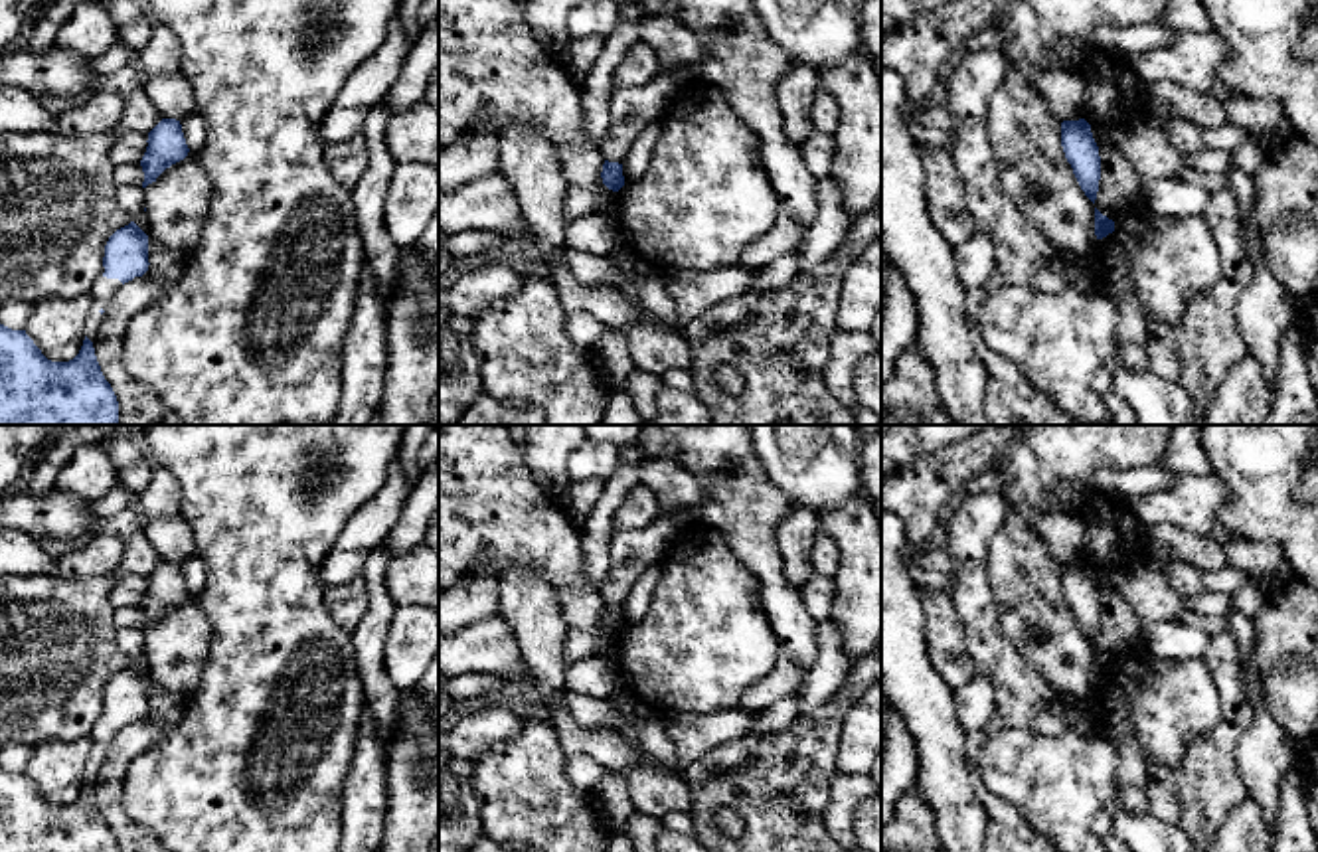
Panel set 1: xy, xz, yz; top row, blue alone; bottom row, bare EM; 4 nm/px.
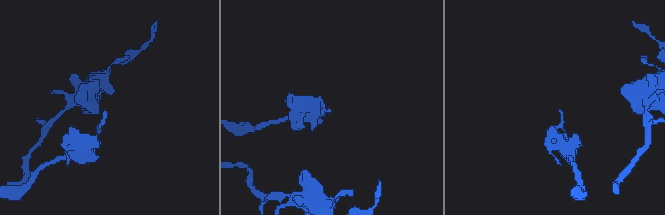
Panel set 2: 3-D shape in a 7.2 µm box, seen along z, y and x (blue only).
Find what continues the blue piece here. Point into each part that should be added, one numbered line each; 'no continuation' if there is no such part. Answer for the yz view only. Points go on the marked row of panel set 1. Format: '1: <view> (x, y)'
no continuation

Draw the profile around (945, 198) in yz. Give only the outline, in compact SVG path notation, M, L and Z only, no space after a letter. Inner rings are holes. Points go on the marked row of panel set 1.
M921 144L919 148L931 219L947 243L954 249L978 231L974 219L966 212L956 162L945 148L927 144Z

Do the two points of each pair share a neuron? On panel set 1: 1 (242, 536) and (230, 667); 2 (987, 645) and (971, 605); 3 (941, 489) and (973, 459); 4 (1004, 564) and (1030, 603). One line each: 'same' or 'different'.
1: same
2: same
3: same
4: same

